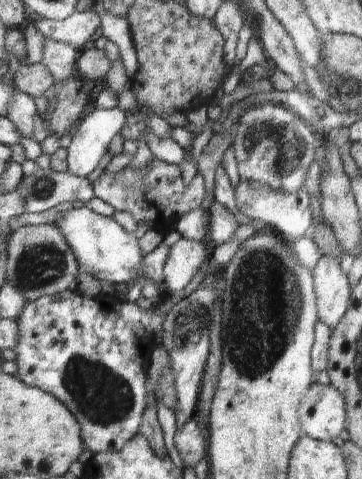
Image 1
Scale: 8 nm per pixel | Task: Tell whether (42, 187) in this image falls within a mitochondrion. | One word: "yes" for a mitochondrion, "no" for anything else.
yes

